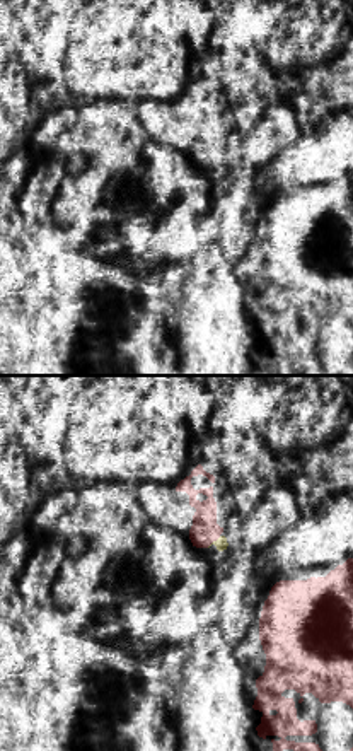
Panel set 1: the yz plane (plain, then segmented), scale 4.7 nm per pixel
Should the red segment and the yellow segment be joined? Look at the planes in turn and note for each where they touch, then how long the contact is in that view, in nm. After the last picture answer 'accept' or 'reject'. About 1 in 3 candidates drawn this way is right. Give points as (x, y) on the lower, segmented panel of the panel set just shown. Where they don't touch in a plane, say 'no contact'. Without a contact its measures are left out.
meets red at (214, 540); contact 90 nm long

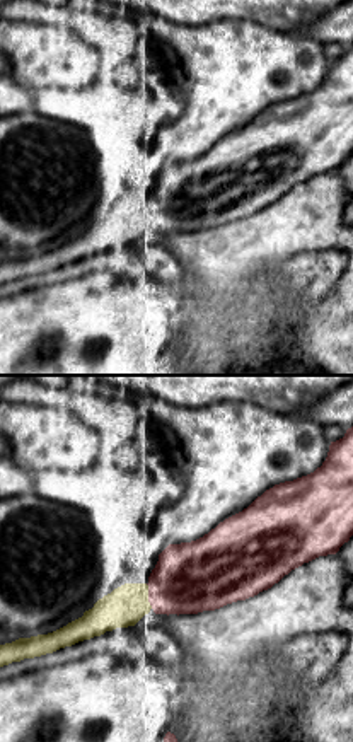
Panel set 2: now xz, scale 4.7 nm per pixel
meets red at (149, 596); contact 120 nm long

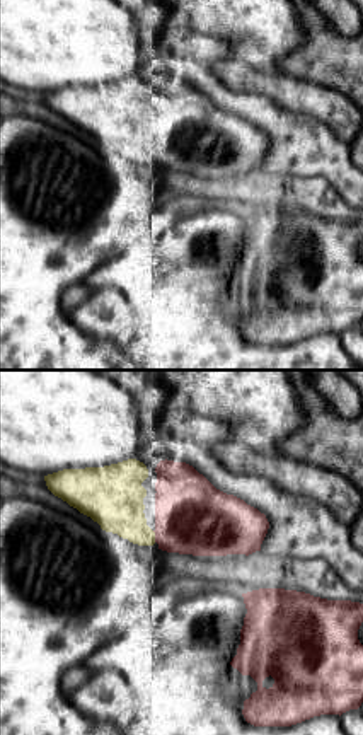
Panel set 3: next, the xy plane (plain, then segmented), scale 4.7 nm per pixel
meets red at (155, 536); contact 60 nm long

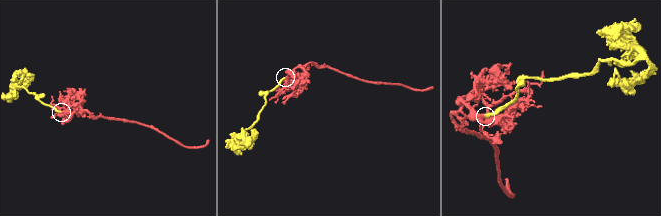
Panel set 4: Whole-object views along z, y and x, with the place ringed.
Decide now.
accept

